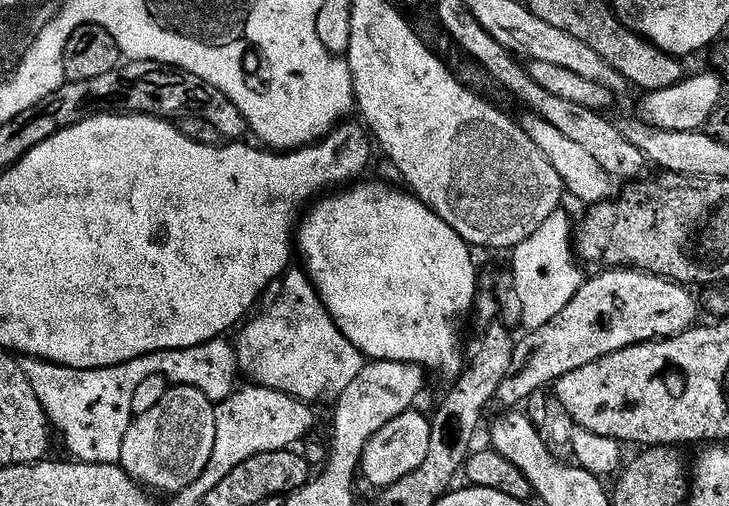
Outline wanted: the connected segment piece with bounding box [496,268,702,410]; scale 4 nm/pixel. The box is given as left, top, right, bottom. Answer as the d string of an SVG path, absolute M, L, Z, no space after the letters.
M613 268L601 271L601 276L585 279L584 285L574 294L572 301L554 318L533 332L525 331L516 341L514 362L510 364L510 374L498 386L496 400L504 403L505 409L512 410L523 405L524 401L540 389L555 385L570 370L582 370L590 362L598 362L623 348L635 344L646 344L653 340L663 340L669 336L681 336L697 323L696 315L702 312L701 305L691 296L685 285L664 276L642 272L638 268Z

